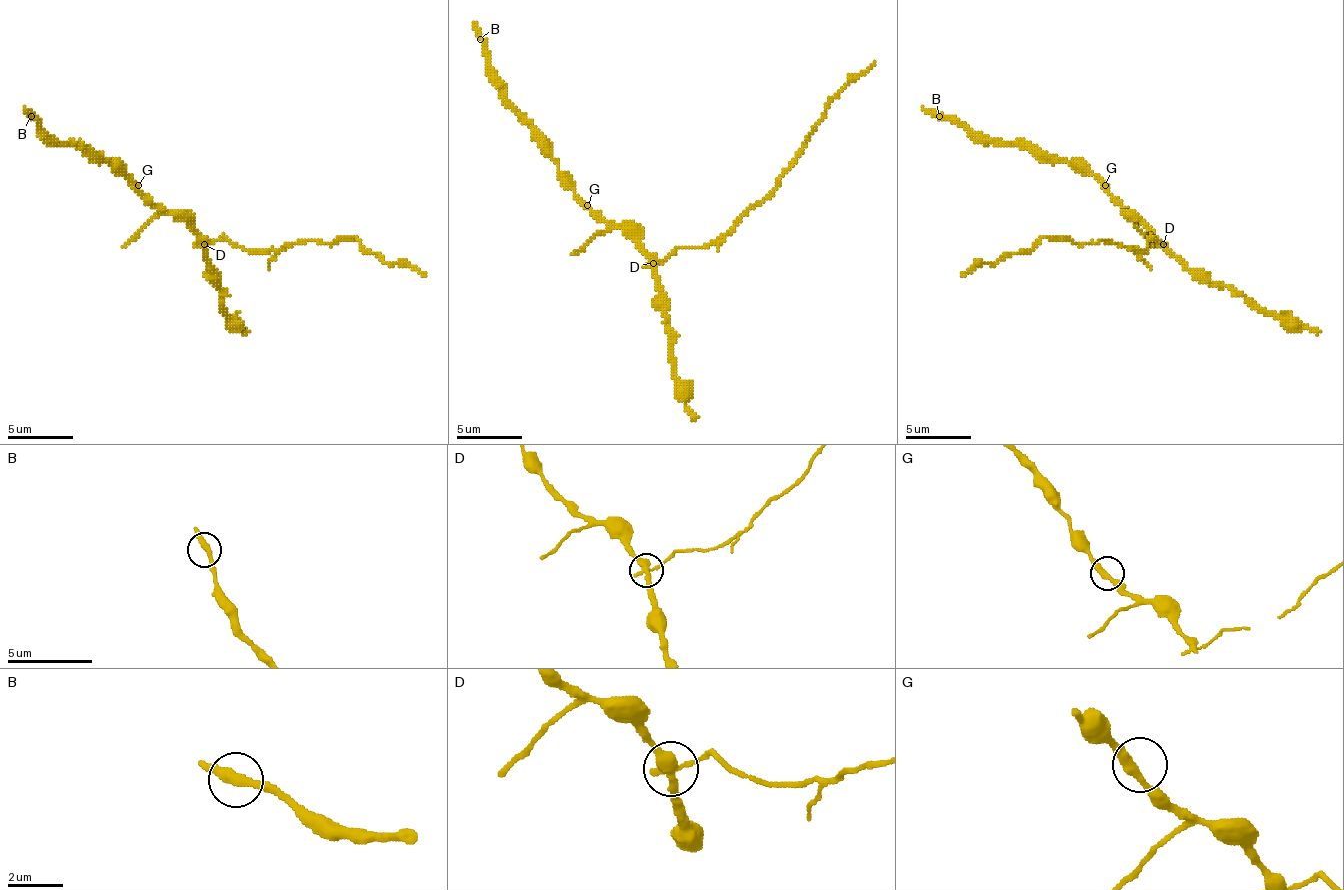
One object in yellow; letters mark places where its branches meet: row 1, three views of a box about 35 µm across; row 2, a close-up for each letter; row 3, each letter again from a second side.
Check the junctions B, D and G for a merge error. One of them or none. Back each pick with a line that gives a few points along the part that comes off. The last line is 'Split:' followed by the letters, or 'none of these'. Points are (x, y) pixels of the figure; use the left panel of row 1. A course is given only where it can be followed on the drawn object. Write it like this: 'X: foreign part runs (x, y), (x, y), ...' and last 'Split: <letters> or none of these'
D: foreign part runs (204, 243), (217, 240), (266, 250), (308, 240), (328, 243), (354, 237), (386, 263), (409, 263), (425, 276)
Split: D

